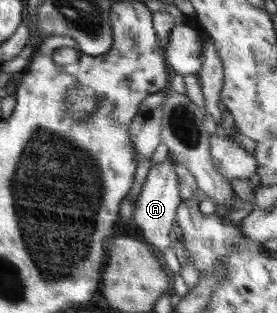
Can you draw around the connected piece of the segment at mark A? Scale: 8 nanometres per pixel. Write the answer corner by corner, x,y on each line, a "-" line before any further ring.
168,157
164,162
152,165
143,183
140,195
133,203
133,217
131,219
140,229
145,242
160,256
162,252
170,248
172,242
172,227
175,224
176,213
181,204
180,184
174,167
175,160

